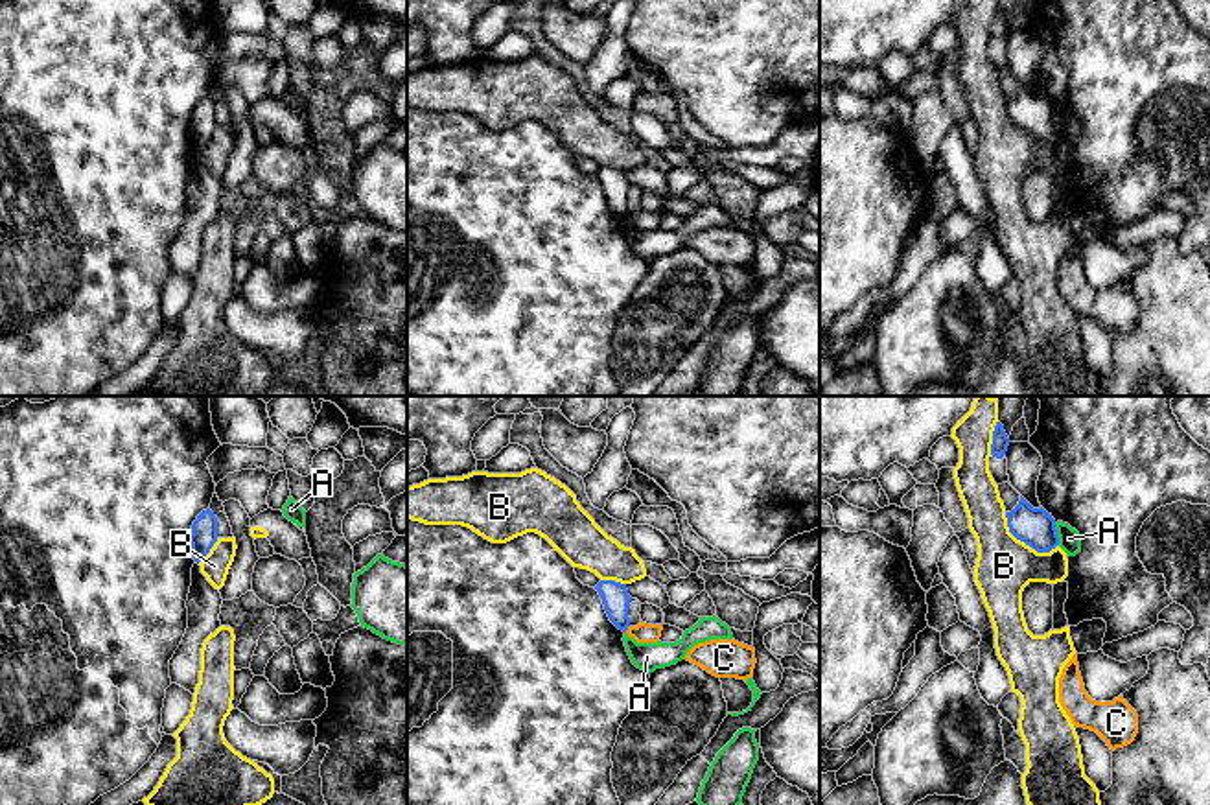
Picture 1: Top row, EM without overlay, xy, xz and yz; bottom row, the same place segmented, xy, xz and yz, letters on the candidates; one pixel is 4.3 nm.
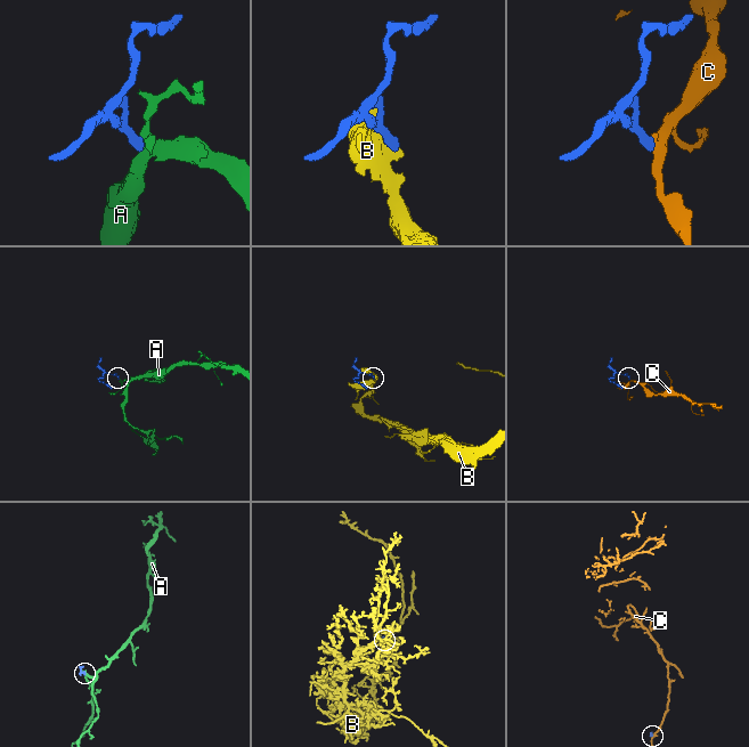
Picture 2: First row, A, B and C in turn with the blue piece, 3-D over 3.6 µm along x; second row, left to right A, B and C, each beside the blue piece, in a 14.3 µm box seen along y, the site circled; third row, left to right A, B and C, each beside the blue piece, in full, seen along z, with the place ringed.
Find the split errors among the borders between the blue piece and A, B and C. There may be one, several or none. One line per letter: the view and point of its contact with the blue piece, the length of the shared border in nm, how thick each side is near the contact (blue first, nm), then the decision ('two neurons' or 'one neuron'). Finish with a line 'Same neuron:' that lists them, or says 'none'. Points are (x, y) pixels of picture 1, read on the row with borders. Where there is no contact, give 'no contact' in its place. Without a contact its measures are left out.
A: yz (1056, 535) | 100 nm | 170/100 nm | two neurons
B: yz (1024, 542) | 280 nm | 170/260 nm | two neurons
C: xz (627, 629) | 40 nm | 120/90 nm | two neurons
Same neuron: none

